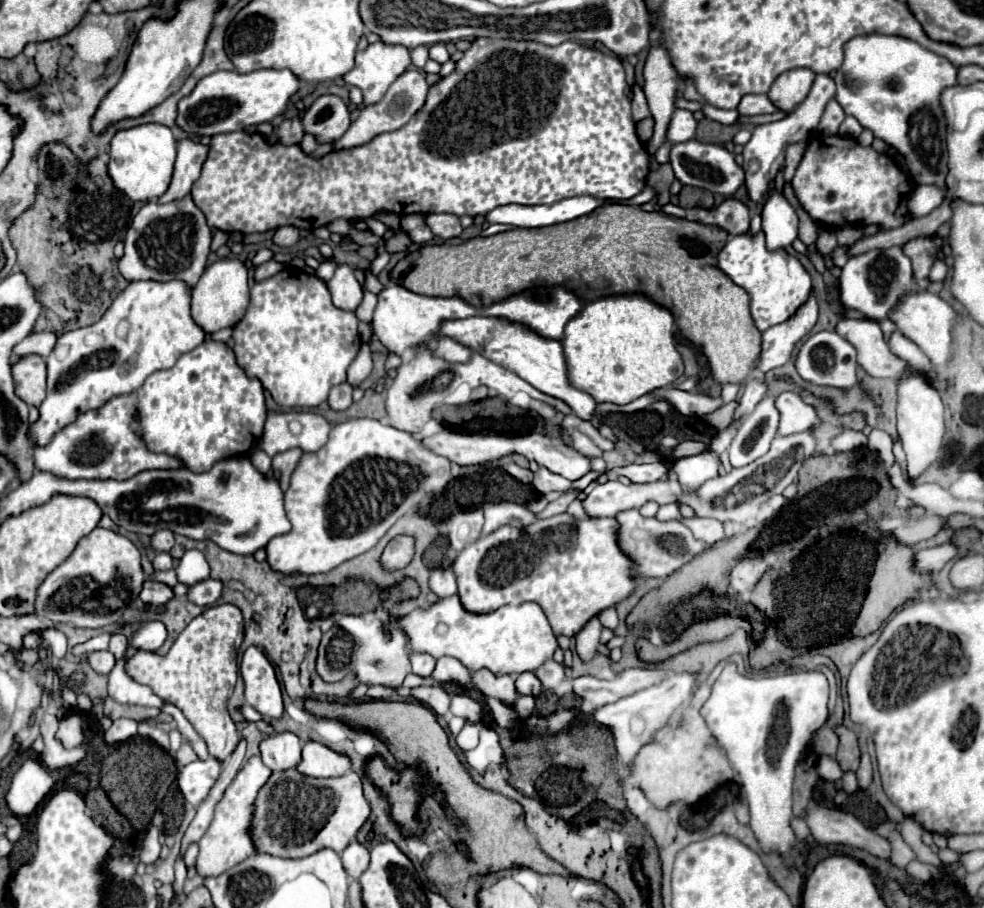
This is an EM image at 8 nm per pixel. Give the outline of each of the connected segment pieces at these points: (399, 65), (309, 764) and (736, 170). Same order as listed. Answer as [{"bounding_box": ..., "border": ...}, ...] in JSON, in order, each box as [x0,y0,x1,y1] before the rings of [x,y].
[{"bounding_box":[344,42,410,104],"border":[[[374,42],[368,44],[366,50],[356,52],[356,66],[344,74],[344,82],[358,86],[364,94],[364,102],[374,104],[410,64],[408,48]]]},{"bounding_box":[296,742,350,778],"border":[[[306,742],[302,760],[296,766],[296,770],[304,776],[312,778],[328,778],[328,776],[342,776],[350,770],[350,760],[346,756],[336,754],[324,744],[318,742]]]},{"bounding_box":[670,138,744,196],"border":[[[696,138],[682,144],[672,144],[670,166],[674,170],[676,180],[680,180],[682,184],[704,188],[722,196],[732,196],[744,184],[744,170],[734,162],[734,156],[726,148],[716,144],[706,144]]]}]

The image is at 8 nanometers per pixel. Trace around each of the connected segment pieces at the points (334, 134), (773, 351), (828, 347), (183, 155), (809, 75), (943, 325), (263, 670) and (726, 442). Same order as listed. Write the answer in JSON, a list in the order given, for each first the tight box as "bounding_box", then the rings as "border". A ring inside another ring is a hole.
[{"bounding_box":[302,94,350,142],"border":[[[324,94],[302,116],[304,132],[314,134],[318,142],[338,140],[350,126],[348,106],[340,96]]]},{"bounding_box":[754,294,818,372],"border":[[[812,294],[810,300],[788,322],[772,326],[762,334],[762,352],[754,368],[760,372],[770,372],[774,368],[784,366],[790,360],[796,342],[812,330],[816,318],[818,318],[818,304]]]},{"bounding_box":[796,332,856,390],"border":[[[816,332],[812,334],[798,350],[796,354],[796,370],[798,374],[816,386],[822,388],[840,388],[840,390],[852,390],[856,386],[856,348],[844,340],[842,336],[838,336],[836,332]]]},{"bounding_box":[158,140,208,204],"border":[[[182,140],[178,144],[178,156],[174,164],[172,182],[168,190],[158,198],[160,204],[180,200],[190,194],[192,184],[200,176],[200,168],[202,168],[202,162],[206,160],[206,152],[208,152],[208,146],[192,142],[192,140]]]},{"bounding_box":[768,68,816,112],"border":[[[796,68],[796,70],[782,72],[774,80],[772,88],[768,90],[768,98],[782,112],[790,112],[808,96],[808,90],[810,90],[814,78],[816,78],[816,74],[808,68]]]},{"bounding_box":[890,290,956,366],"border":[[[922,290],[906,296],[892,312],[890,320],[896,322],[898,330],[912,340],[928,358],[934,366],[946,366],[950,362],[950,340],[952,340],[952,328],[956,324],[956,310],[944,302],[940,296]]]},{"bounding_box":[240,646,284,718],"border":[[[250,646],[244,652],[240,674],[246,688],[246,704],[256,708],[264,718],[280,718],[284,708],[276,672],[266,654],[258,646]]]},{"bounding_box":[708,420,740,454],"border":[[[736,420],[736,422],[732,422],[732,426],[730,428],[726,428],[724,432],[720,432],[712,442],[710,442],[710,446],[708,446],[708,450],[710,452],[716,452],[716,454],[722,454],[728,446],[730,446],[730,442],[732,442],[732,438],[736,436],[736,432],[738,432],[738,426],[740,426],[740,420]]]}]

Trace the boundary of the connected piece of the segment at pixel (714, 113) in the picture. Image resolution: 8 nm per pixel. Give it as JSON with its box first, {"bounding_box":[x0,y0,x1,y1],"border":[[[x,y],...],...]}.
{"bounding_box":[702,102,738,124],"border":[[[702,102],[702,112],[706,118],[710,120],[716,120],[720,124],[734,124],[738,120],[738,112],[736,110],[722,110],[722,108],[716,108],[716,106],[710,106],[706,102]]]}

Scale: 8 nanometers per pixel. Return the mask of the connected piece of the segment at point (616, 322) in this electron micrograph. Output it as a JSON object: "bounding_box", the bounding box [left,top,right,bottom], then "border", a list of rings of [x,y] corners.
{"bounding_box":[564,294,684,404],"border":[[[614,294],[588,302],[564,330],[564,356],[570,384],[590,394],[598,404],[630,404],[636,398],[674,384],[684,374],[684,362],[674,342],[674,316],[646,294]]]}

